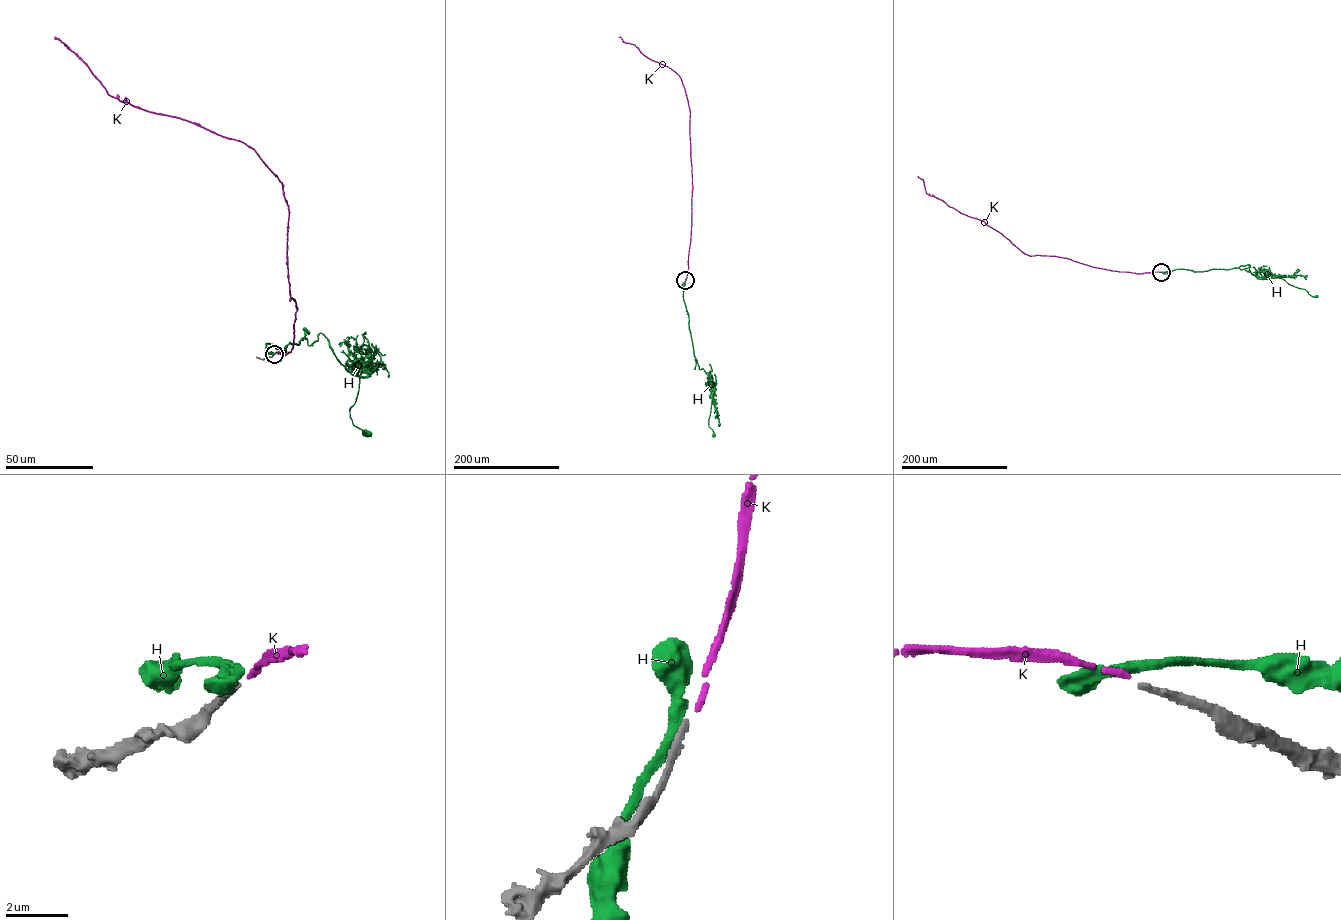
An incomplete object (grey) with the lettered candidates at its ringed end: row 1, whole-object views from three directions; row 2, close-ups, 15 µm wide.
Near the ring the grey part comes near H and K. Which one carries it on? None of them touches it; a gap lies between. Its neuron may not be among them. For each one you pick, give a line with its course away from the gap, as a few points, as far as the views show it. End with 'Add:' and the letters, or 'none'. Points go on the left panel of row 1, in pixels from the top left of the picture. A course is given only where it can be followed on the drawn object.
K: Its course: (275, 353), (283, 358), (291, 350), (297, 311), (282, 183), (240, 141), (110, 96), (54, 37)
Add: K

